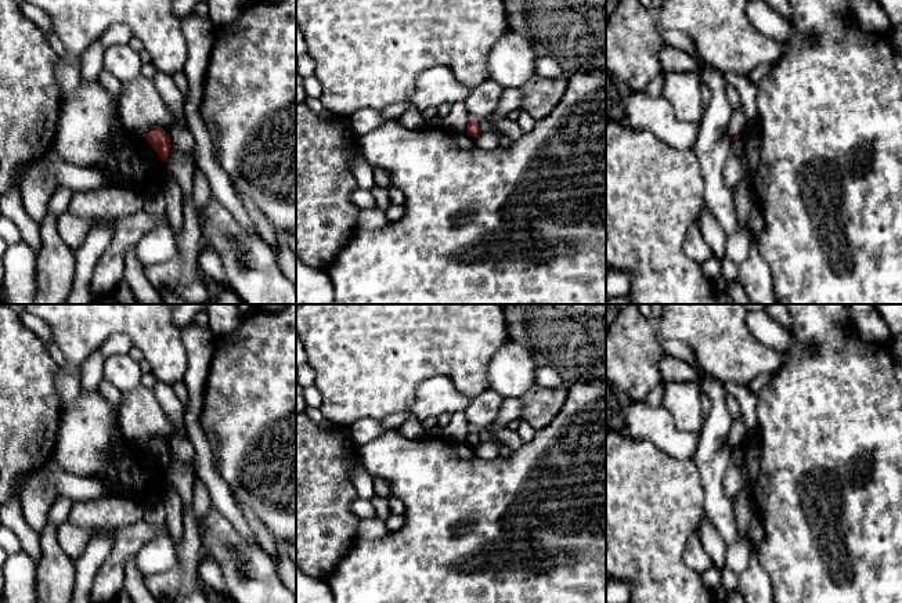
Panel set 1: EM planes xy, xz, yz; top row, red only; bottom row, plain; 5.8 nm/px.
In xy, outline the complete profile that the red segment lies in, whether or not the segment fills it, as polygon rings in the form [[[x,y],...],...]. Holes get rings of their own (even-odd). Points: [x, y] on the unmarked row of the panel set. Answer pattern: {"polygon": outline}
{"polygon": [[[151,436],[147,447],[148,452],[158,462],[163,472],[167,472],[170,463],[170,447],[166,441],[160,440],[158,436]]]}

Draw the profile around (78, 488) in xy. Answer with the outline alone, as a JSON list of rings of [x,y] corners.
[[[53,458],[39,472],[43,483],[54,491],[55,498],[66,497],[75,503],[109,495],[101,479],[69,473]]]

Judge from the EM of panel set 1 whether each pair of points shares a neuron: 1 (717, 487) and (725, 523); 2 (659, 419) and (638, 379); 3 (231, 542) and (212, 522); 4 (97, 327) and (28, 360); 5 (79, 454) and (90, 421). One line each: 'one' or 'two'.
1: one
2: two
3: one
4: two
5: one

